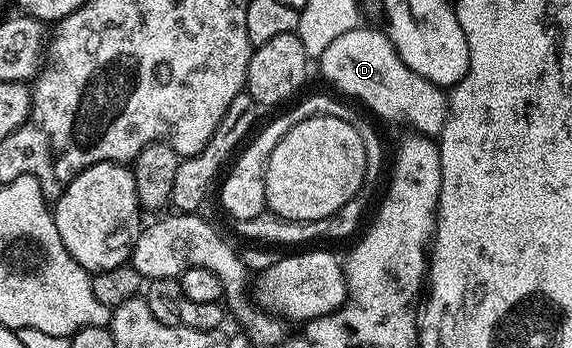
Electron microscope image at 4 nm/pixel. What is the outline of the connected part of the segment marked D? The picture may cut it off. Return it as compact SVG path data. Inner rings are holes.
M358 28L338 36L319 57L321 74L349 98L358 98L367 109L389 122L402 122L421 136L440 135L449 118L447 94L442 87L409 70L397 55L388 33Z

